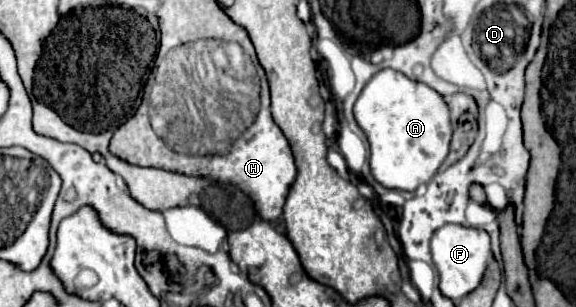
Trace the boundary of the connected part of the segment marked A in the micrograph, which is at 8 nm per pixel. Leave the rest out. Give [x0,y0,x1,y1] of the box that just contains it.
[354,68,452,192]

